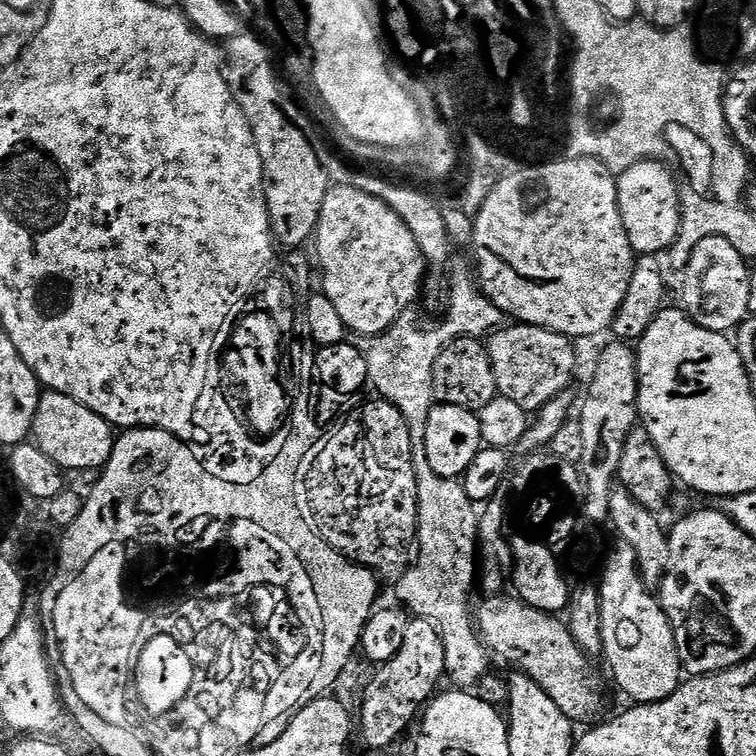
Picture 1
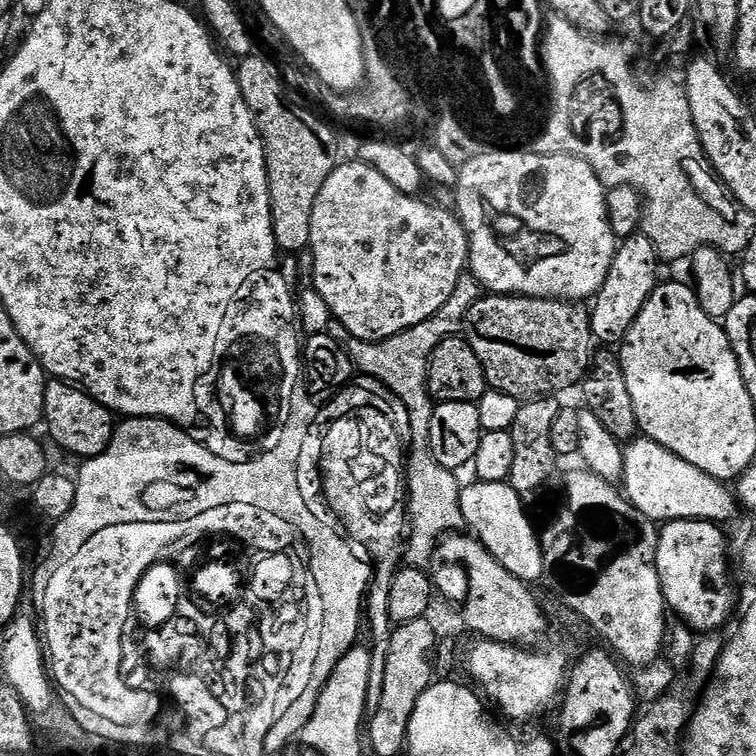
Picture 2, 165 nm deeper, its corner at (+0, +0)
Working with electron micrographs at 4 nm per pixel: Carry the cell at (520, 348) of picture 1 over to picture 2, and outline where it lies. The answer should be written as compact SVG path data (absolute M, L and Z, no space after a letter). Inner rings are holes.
M481 295L466 314L462 335L474 350L474 354L478 354L478 362L482 362L482 370L488 379L489 389L510 394L521 402L548 398L556 394L552 392L564 392L575 384L577 387L583 381L584 373L588 371L588 361L594 355L589 309L579 303L566 300Z

